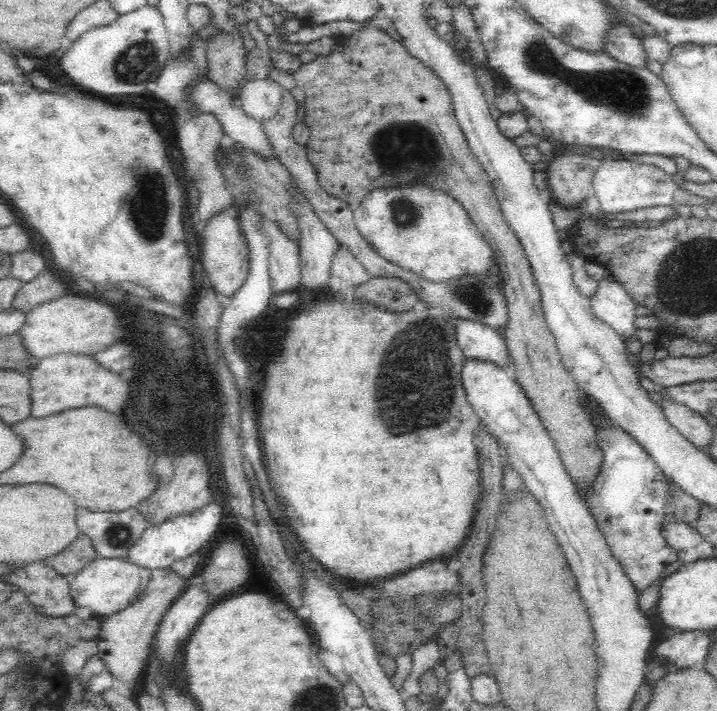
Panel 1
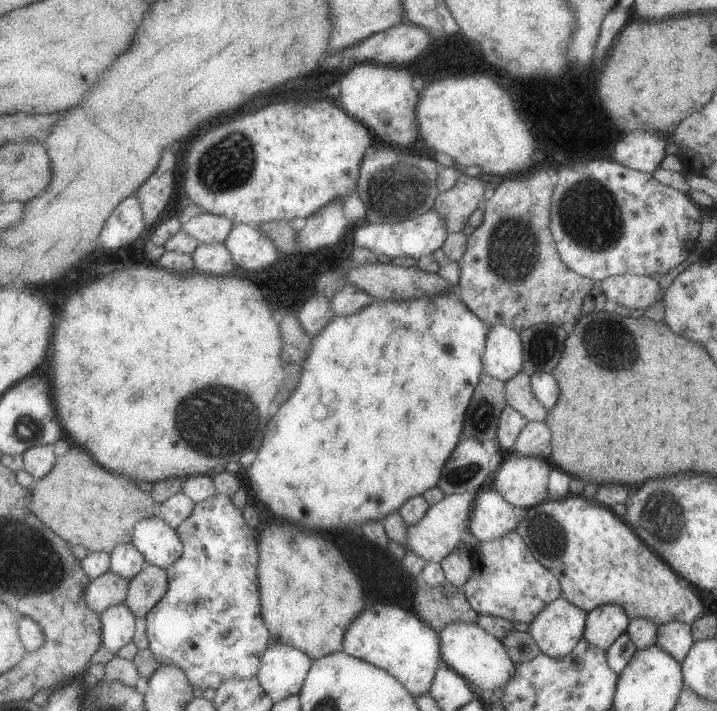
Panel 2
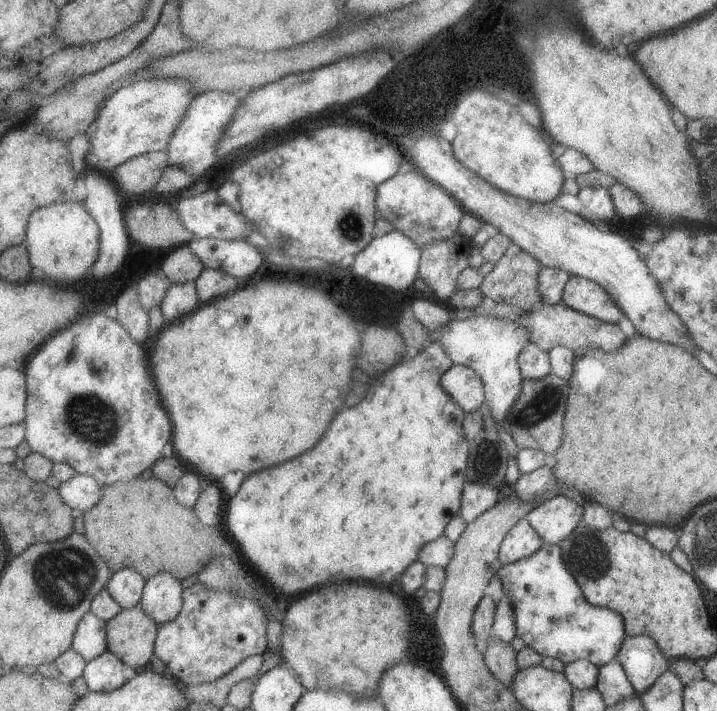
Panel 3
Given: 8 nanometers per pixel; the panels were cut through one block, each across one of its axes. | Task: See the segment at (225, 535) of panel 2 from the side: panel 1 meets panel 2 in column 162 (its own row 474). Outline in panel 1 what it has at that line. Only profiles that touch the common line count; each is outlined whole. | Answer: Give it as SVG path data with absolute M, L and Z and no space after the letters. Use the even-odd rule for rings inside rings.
M600 428L596 430L596 437L600 441L600 447L604 449L604 464L598 474L599 480L593 490L586 494L584 502L595 518L596 525L604 533L612 554L620 561L624 572L641 593L658 580L666 566L678 560L677 554L666 544L659 529L659 524L666 517L674 519L673 508L667 497L668 478L644 447L621 428Z

